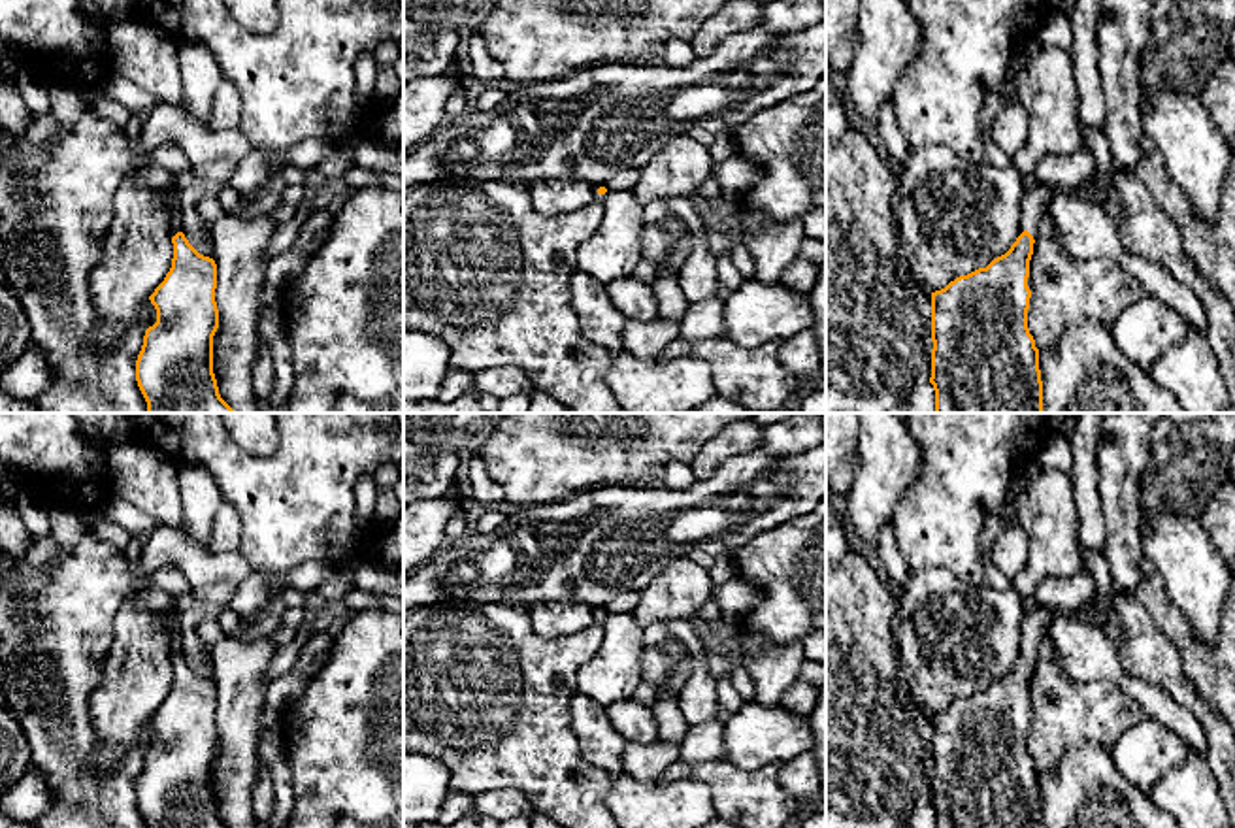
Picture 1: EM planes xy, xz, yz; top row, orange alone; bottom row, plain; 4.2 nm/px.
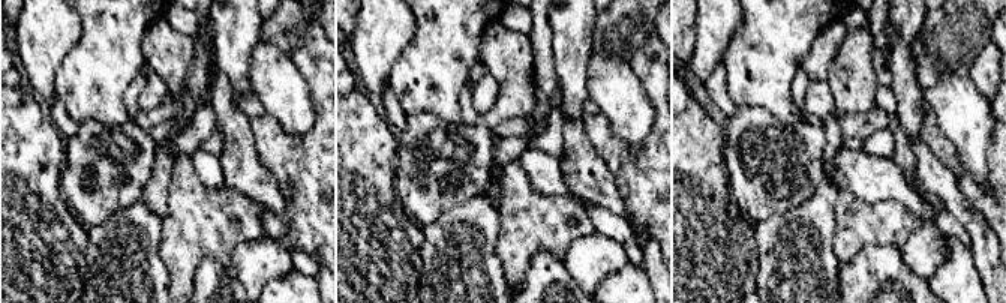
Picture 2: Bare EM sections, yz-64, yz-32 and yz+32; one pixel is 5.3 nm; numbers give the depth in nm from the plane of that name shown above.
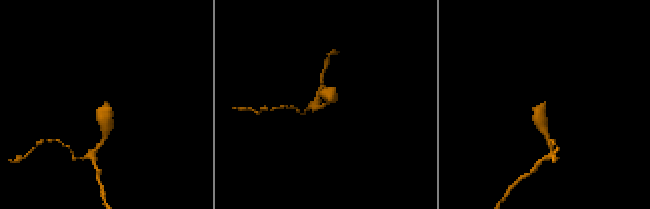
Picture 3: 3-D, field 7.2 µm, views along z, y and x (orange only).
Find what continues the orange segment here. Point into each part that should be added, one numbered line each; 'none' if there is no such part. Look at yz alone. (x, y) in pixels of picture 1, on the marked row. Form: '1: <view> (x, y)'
1: yz (1034, 202)

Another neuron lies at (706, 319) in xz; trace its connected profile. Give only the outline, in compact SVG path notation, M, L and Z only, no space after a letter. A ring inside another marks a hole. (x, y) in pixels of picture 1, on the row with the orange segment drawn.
M709 298L698 304L690 304L679 326L683 339L724 336L724 300Z

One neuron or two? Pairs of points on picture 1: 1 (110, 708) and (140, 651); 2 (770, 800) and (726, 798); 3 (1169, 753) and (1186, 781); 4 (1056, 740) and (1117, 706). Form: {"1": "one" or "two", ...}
{"1": "one", "2": "one", "3": "two", "4": "one"}

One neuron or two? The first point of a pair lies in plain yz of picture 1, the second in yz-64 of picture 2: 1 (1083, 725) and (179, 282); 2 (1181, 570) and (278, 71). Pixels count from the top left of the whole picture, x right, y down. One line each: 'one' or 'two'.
1: one
2: one

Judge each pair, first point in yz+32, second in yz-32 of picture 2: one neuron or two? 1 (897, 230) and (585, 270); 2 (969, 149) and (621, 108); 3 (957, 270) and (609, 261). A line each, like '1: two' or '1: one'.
1: two
2: one
3: two

